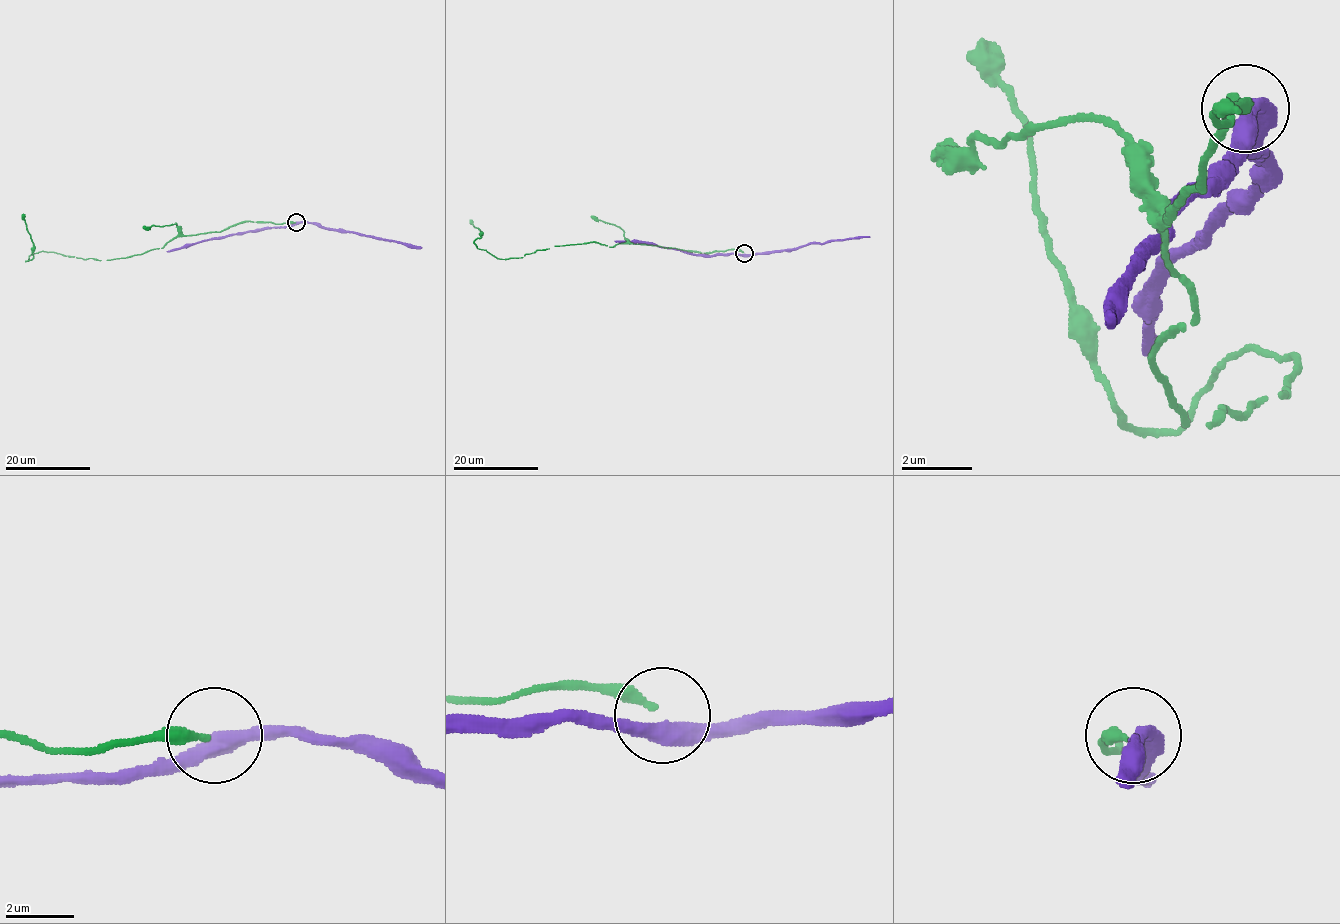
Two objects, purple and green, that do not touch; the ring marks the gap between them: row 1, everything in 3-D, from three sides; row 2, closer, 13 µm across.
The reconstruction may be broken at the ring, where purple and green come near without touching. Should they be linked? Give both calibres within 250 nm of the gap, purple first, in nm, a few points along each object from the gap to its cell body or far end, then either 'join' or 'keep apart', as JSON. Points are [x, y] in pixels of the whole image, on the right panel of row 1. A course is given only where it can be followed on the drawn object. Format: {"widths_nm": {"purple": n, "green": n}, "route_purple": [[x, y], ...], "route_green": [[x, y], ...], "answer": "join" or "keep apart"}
{"widths_nm": {"purple": 500, "green": 260}, "route_purple": [[1256, 110], [1247, 145], [1265, 163], [1203, 233], [1150, 286], [1150, 356]], "route_green": [[1238, 110], [1168, 216], [1194, 321], [1150, 365], [1186, 427], [1300, 365], [1247, 347], [1133, 427], [975, 40]], "answer": "keep apart"}

